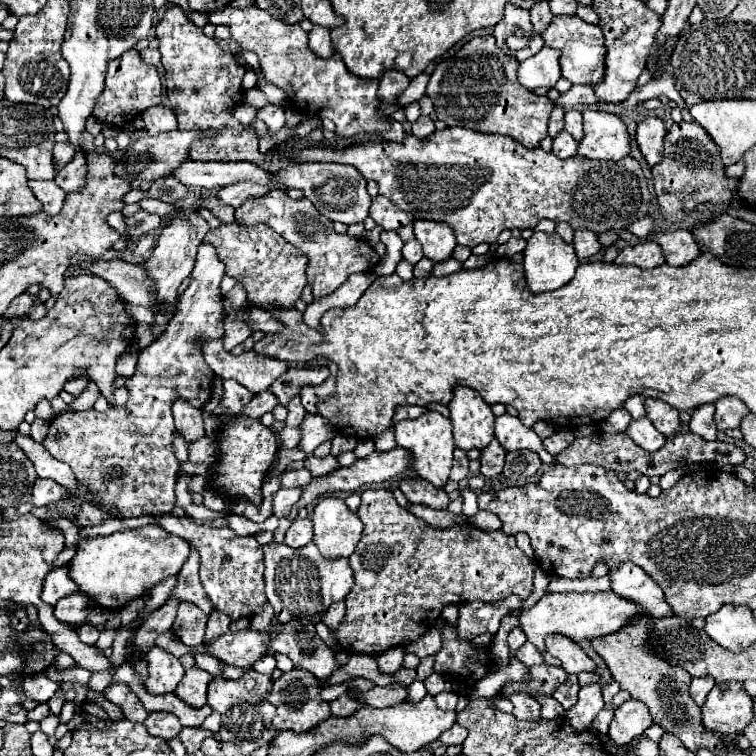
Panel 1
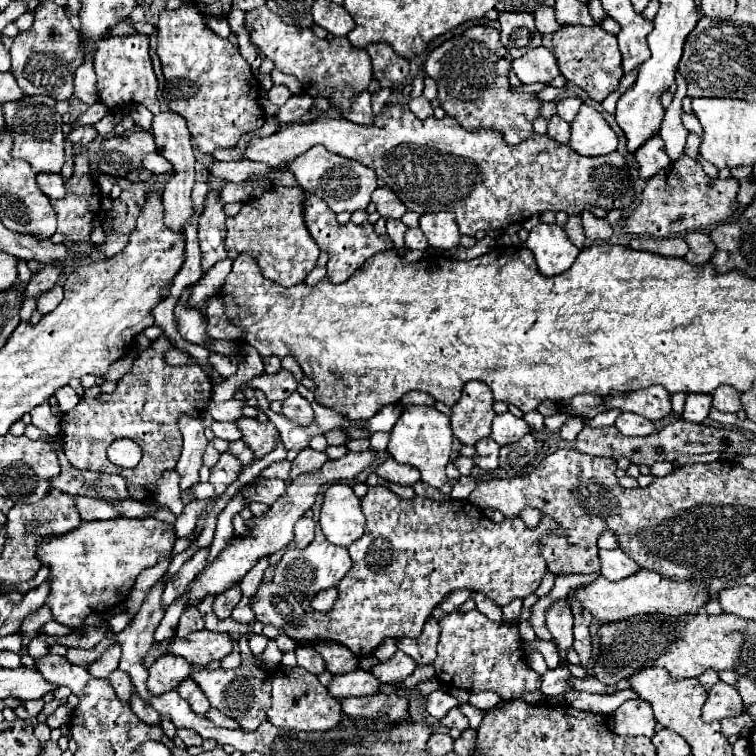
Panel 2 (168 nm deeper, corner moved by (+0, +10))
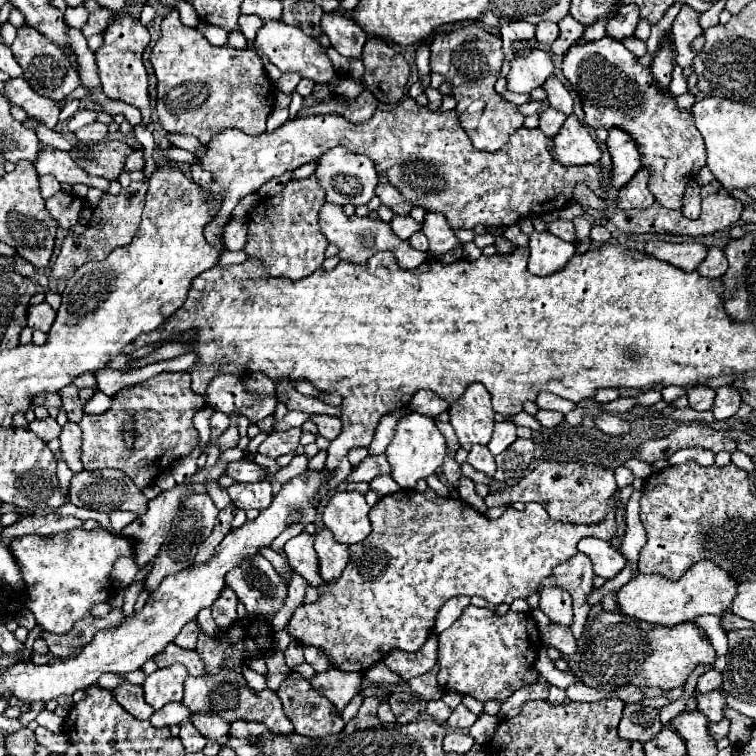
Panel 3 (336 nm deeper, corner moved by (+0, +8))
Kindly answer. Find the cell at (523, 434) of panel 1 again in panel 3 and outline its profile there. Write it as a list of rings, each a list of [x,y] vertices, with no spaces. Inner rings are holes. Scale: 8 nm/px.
[[[498,422],[494,426],[494,434],[492,434],[492,440],[488,444],[490,452],[496,456],[500,452],[504,452],[512,442],[516,440],[516,426],[512,422]]]

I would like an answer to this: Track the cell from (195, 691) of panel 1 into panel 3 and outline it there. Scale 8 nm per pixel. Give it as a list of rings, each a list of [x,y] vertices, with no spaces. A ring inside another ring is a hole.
[[[192,716],[192,724],[202,736],[226,746],[226,740],[230,738],[230,722],[216,716]]]

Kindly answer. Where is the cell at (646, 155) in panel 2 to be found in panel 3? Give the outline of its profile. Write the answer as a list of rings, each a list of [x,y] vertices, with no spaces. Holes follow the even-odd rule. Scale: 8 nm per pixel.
[[[638,170],[634,178],[620,188],[618,192],[618,208],[648,208],[654,204],[654,196],[646,188],[646,170]]]

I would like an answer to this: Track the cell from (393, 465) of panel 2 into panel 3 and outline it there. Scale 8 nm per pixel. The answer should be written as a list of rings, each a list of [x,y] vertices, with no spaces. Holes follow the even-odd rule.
[[[384,454],[366,456],[358,466],[352,466],[352,472],[348,474],[348,482],[370,482],[372,478],[388,472],[390,472],[390,466]]]

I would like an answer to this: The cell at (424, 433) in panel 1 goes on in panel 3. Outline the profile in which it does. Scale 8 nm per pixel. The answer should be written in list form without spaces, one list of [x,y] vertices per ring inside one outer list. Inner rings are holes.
[[[406,414],[398,426],[392,442],[386,448],[386,460],[390,464],[390,478],[398,482],[400,488],[414,488],[418,480],[428,478],[436,472],[436,468],[442,466],[442,460],[446,456],[446,442],[440,430],[436,428],[434,420],[424,414]]]

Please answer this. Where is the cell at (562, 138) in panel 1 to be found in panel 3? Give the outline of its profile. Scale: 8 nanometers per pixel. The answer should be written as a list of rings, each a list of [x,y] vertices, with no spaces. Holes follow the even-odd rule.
[[[546,108],[540,112],[540,130],[548,136],[554,138],[554,134],[558,134],[558,130],[562,128],[562,122],[566,120],[566,114],[560,114],[554,108]]]

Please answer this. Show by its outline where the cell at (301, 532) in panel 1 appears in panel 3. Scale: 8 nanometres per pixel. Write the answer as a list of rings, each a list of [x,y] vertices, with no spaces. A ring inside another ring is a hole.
[[[302,532],[286,542],[284,552],[288,558],[288,564],[294,568],[296,574],[300,574],[308,586],[320,586],[324,580],[318,574],[318,556],[314,554],[314,536],[308,532]]]

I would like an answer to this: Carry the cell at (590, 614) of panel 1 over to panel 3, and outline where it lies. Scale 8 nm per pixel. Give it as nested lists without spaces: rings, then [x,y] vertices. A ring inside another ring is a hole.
[[[702,560],[690,566],[680,580],[668,580],[658,574],[652,576],[638,574],[618,592],[618,602],[620,602],[620,610],[628,616],[640,618],[650,624],[676,626],[680,622],[694,620],[702,614],[720,616],[724,610],[732,606],[732,600],[736,596],[736,586],[738,582],[726,570],[716,566],[712,560]]]

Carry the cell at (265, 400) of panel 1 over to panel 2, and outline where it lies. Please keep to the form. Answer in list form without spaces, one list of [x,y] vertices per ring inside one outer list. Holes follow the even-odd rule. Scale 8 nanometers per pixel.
[[[228,400],[228,402],[216,402],[216,404],[210,404],[210,408],[206,410],[206,414],[210,414],[214,420],[220,420],[220,422],[234,422],[242,416],[242,400]]]

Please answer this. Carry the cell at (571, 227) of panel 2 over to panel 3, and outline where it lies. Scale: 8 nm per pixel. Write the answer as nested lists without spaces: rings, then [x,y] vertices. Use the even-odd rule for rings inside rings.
[[[554,220],[550,224],[546,224],[546,230],[554,236],[558,236],[560,240],[566,240],[566,242],[574,242],[576,238],[576,230],[574,230],[574,224],[570,220]]]

